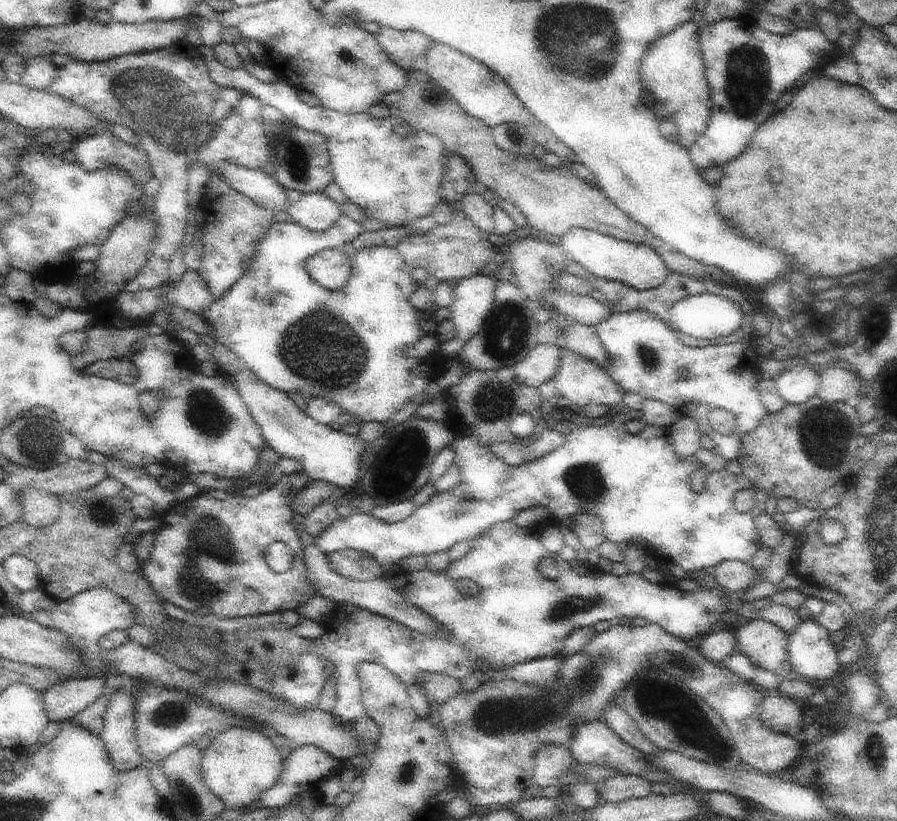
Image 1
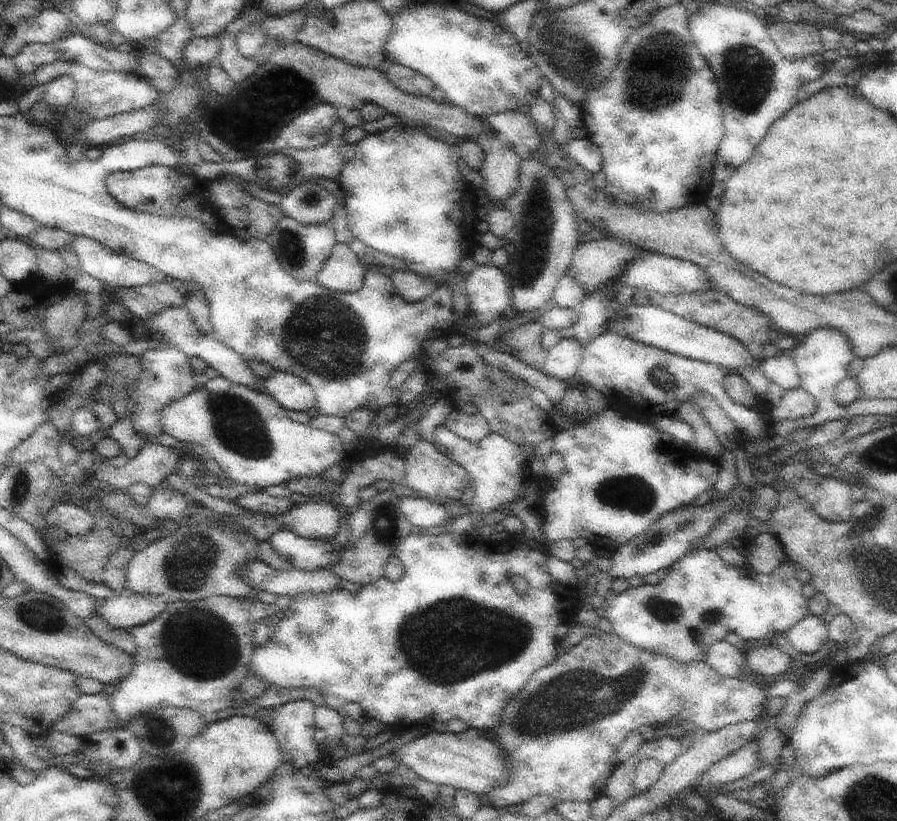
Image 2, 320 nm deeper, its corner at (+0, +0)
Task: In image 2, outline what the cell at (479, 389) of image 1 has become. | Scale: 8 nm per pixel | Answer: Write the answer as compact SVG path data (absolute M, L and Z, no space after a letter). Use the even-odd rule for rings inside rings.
M536 321L518 326L503 334L503 339L516 349L518 360L543 370L547 349L542 346L544 326Z

